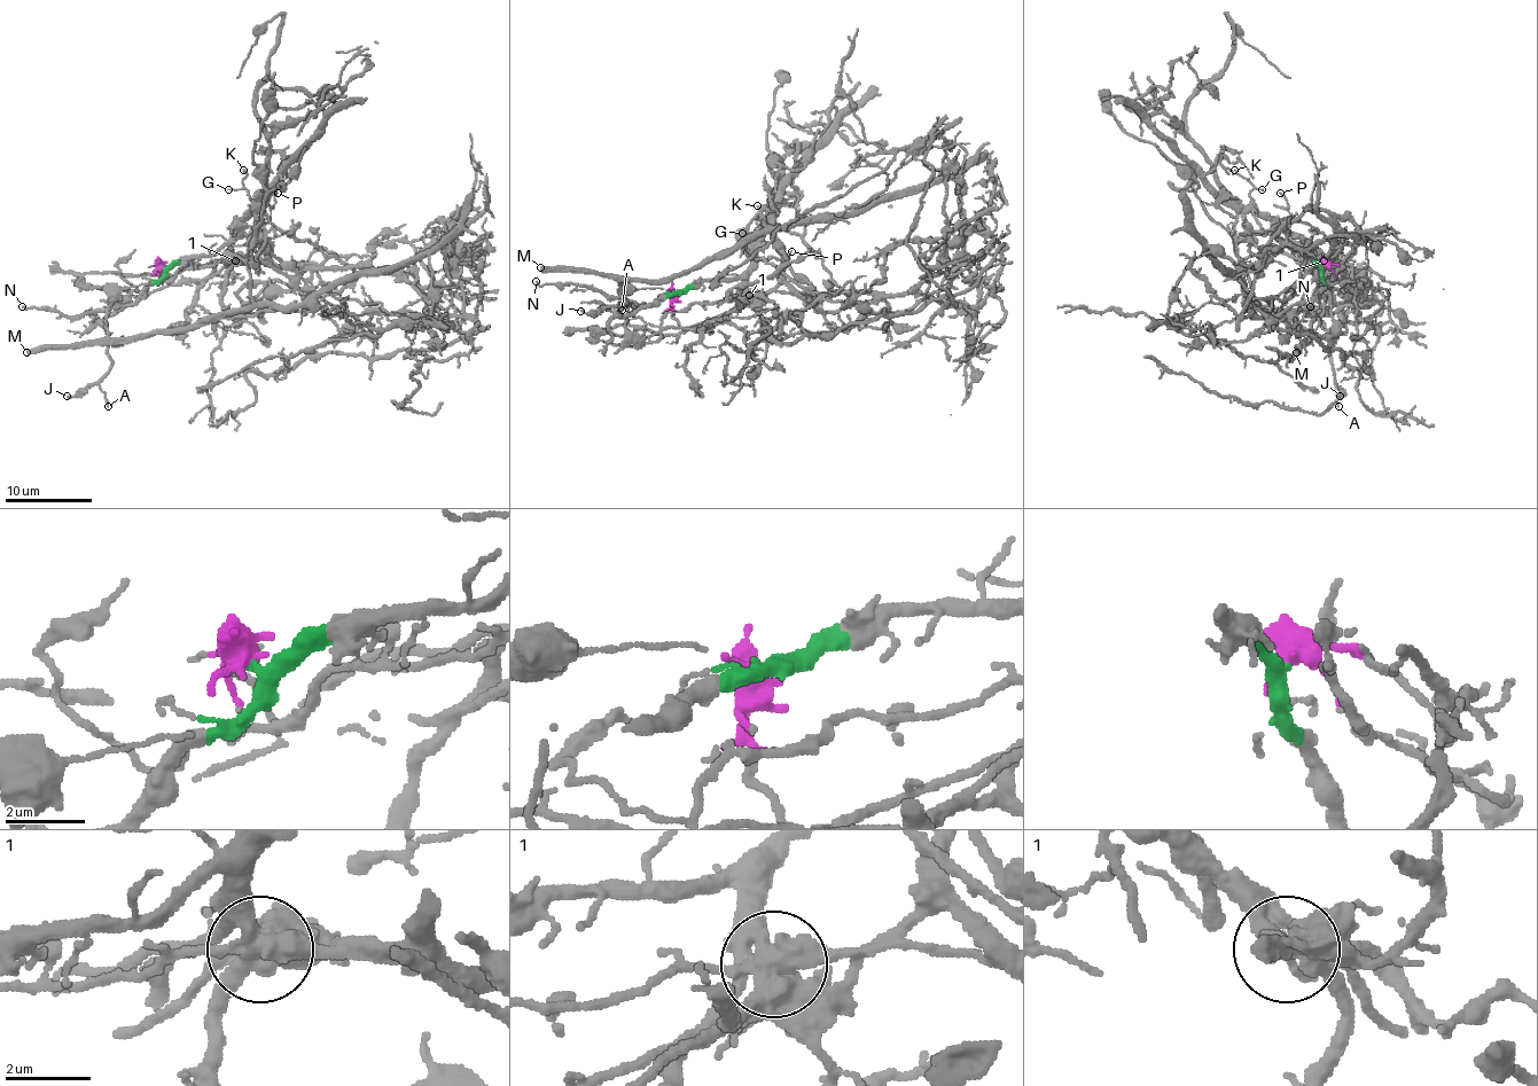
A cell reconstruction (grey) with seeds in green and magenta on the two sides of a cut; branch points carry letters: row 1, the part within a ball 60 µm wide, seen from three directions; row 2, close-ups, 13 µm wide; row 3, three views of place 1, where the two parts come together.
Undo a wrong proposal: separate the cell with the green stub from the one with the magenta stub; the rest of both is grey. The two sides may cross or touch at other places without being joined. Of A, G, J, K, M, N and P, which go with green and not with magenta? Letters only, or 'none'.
A, J, M, N, P

